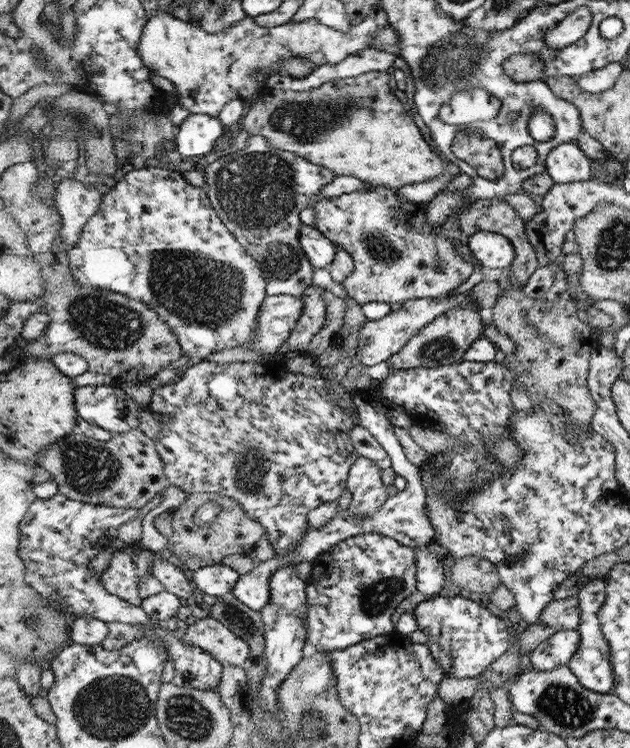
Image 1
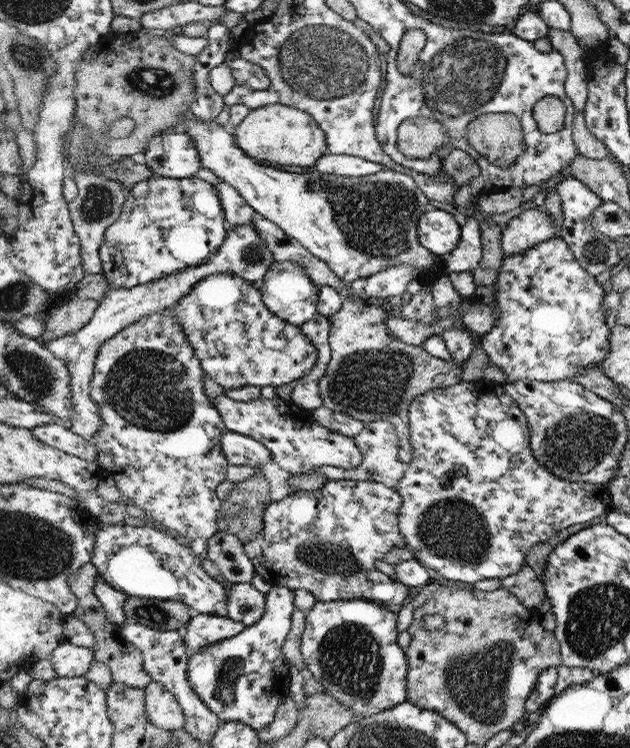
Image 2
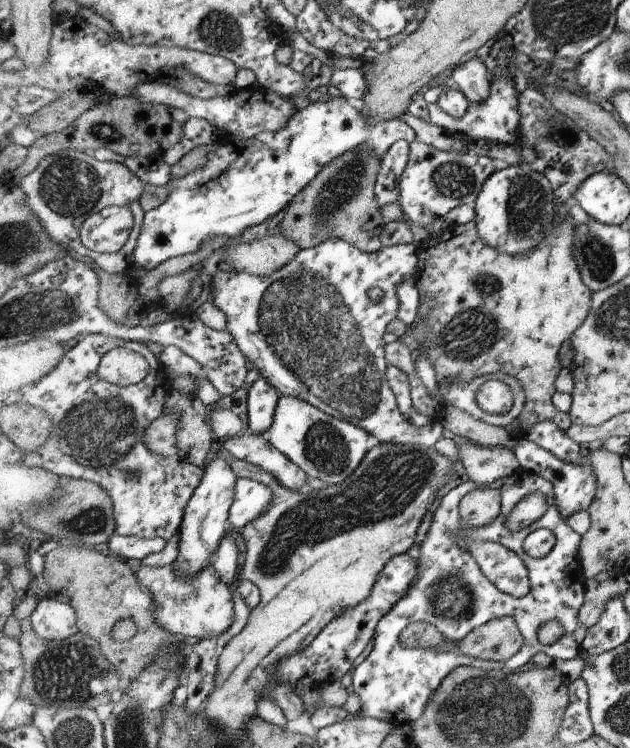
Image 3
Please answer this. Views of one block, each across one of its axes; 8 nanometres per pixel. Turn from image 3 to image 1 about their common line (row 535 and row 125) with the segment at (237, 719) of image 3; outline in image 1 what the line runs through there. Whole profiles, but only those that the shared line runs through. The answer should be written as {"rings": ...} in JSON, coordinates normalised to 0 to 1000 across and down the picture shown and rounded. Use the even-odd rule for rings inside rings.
{"rings":[[[589,95],[556,104],[522,107],[506,118],[484,123],[432,119],[410,138],[390,144],[379,174],[389,174],[395,182],[417,183],[432,198],[468,203],[494,218],[514,221],[533,235],[563,235],[587,247],[633,253],[648,246],[686,241],[705,230],[705,217],[676,193],[632,128],[619,123],[616,106],[613,95]]]}

